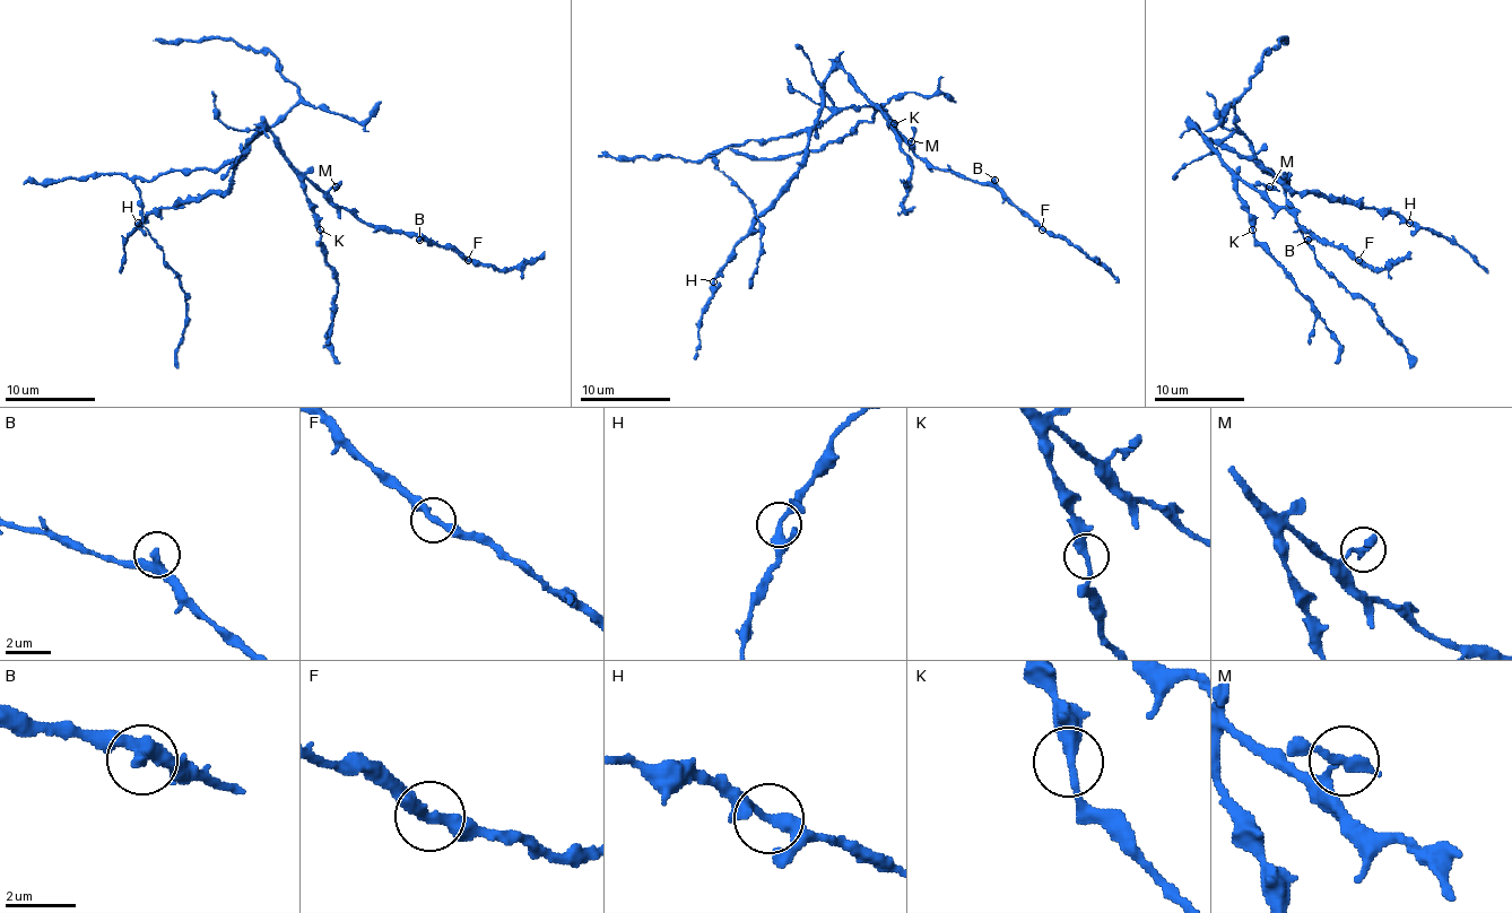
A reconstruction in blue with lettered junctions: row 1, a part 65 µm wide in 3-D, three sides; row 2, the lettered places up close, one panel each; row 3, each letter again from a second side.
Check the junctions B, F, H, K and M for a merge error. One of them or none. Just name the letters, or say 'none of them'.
none of them

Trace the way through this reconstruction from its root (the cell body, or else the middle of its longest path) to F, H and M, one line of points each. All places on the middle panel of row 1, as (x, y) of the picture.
F: (828, 78), (840, 67), (920, 157), (938, 168), (995, 184), (1042, 229)
H: (828, 78), (804, 164), (733, 248), (733, 257), (713, 281)
M: (828, 78), (840, 67), (911, 141)

